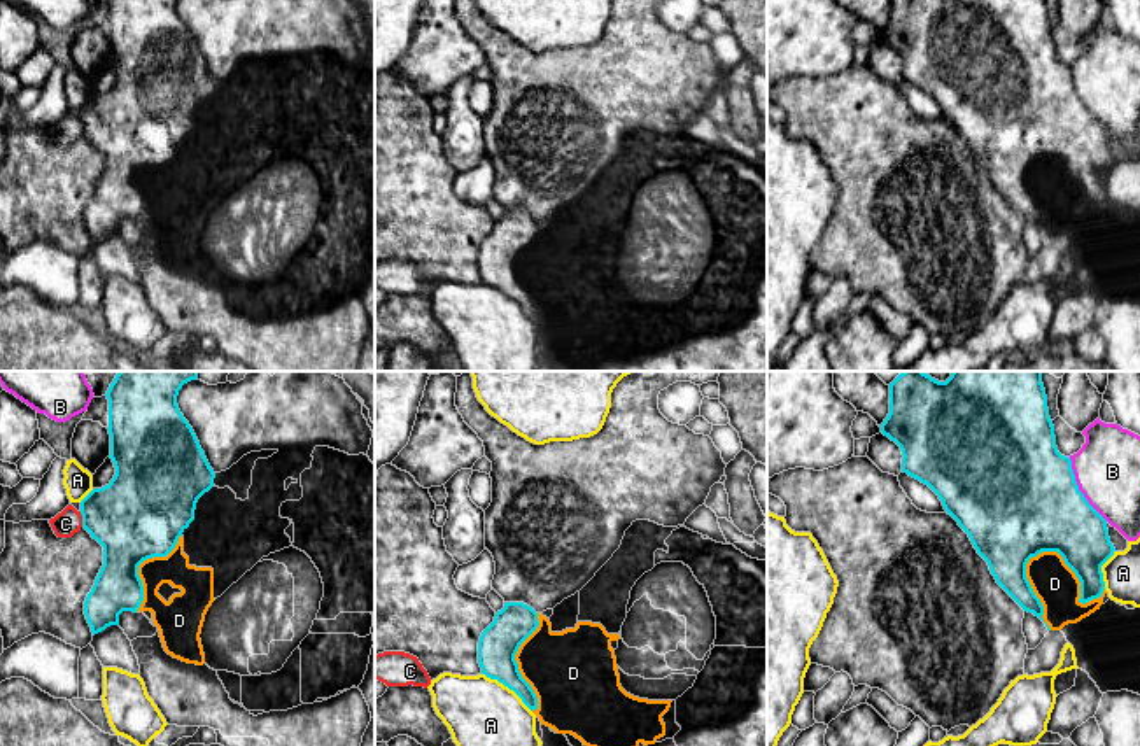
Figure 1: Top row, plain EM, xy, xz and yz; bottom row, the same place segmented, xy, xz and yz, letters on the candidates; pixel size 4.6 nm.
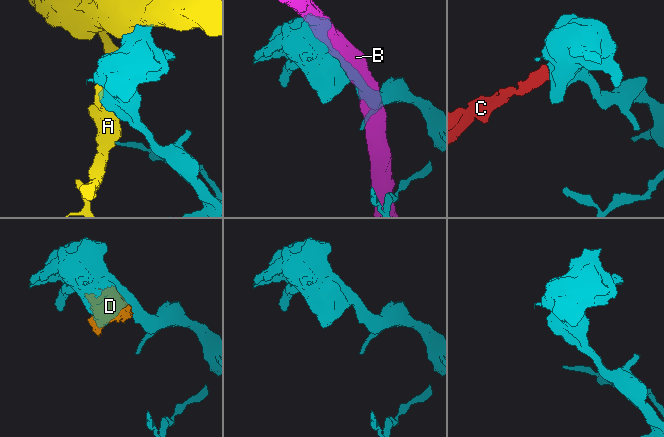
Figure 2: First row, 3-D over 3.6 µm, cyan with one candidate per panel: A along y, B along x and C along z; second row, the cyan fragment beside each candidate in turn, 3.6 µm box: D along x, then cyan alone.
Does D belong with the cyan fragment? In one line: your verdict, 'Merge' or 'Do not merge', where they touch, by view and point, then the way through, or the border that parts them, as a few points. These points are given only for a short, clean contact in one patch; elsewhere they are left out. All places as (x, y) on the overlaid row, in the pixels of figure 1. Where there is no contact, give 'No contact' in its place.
Do not merge. Touches cyan at yz (1074, 571)

